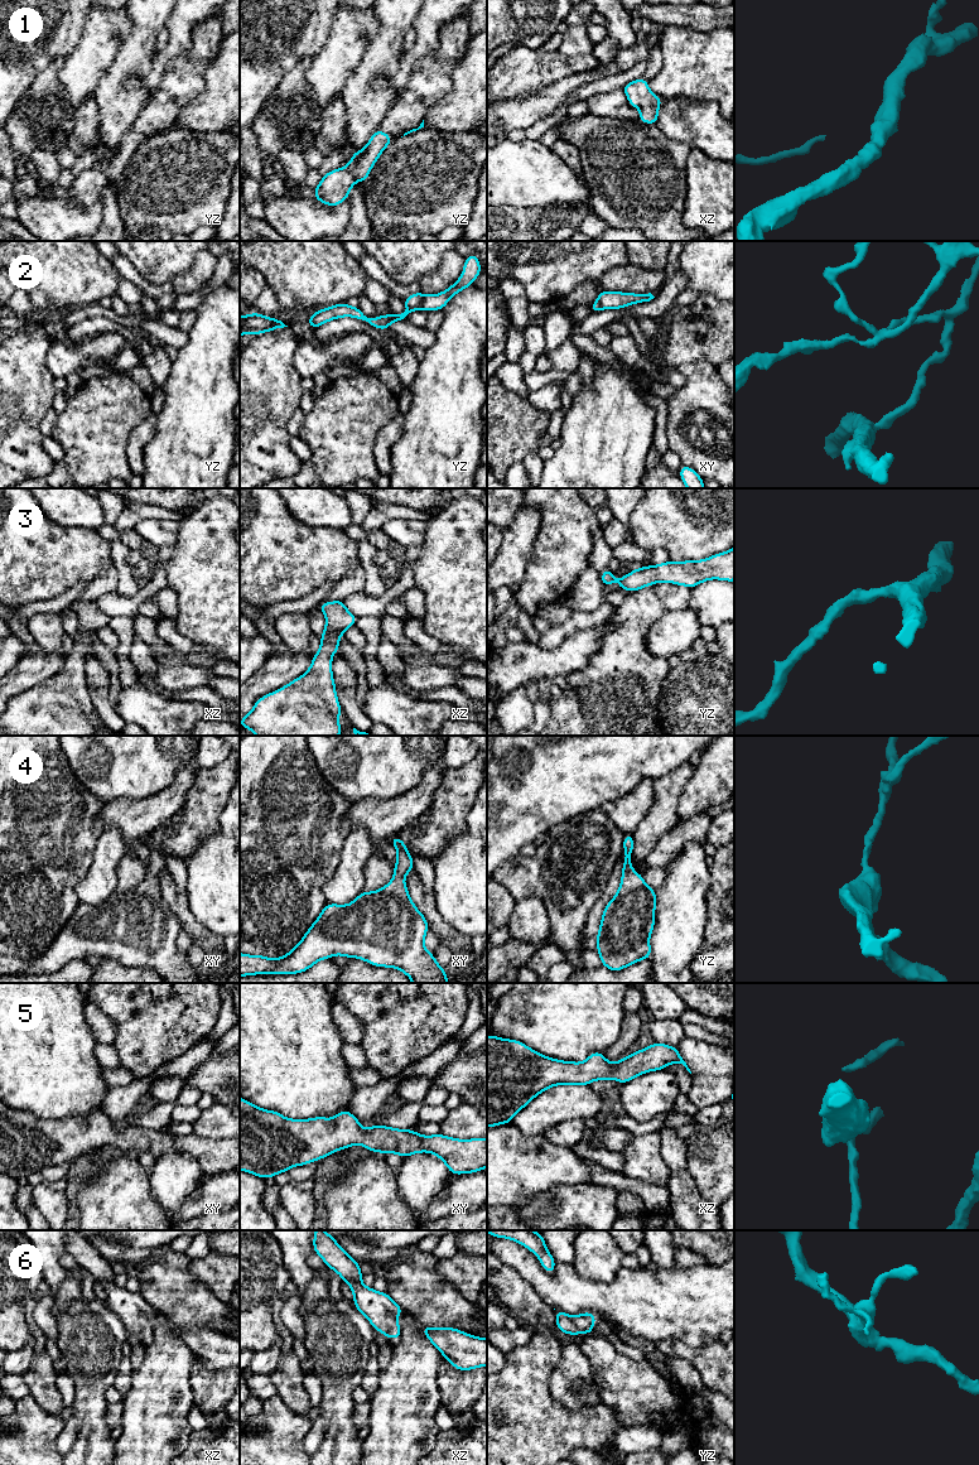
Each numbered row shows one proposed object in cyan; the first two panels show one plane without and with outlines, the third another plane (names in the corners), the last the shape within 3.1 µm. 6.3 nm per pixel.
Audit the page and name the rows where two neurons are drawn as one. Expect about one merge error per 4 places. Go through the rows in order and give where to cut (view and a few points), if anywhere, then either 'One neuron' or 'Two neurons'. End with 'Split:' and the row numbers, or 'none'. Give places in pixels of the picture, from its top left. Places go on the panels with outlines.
1: No split. One neuron
2: Split along yz (425, 295), (418, 307), (409, 308). Two neurons
3: No split. One neuron
4: No split. One neuron
5: No split. One neuron
6: No split. One neuron
Split: 2

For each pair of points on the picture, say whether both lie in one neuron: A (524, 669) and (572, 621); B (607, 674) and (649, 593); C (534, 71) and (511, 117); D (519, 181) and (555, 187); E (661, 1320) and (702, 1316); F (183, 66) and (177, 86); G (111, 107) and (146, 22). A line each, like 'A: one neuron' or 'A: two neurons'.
A: two neurons
B: one neuron
C: two neurons
D: one neuron
E: one neuron
F: one neuron
G: one neuron

